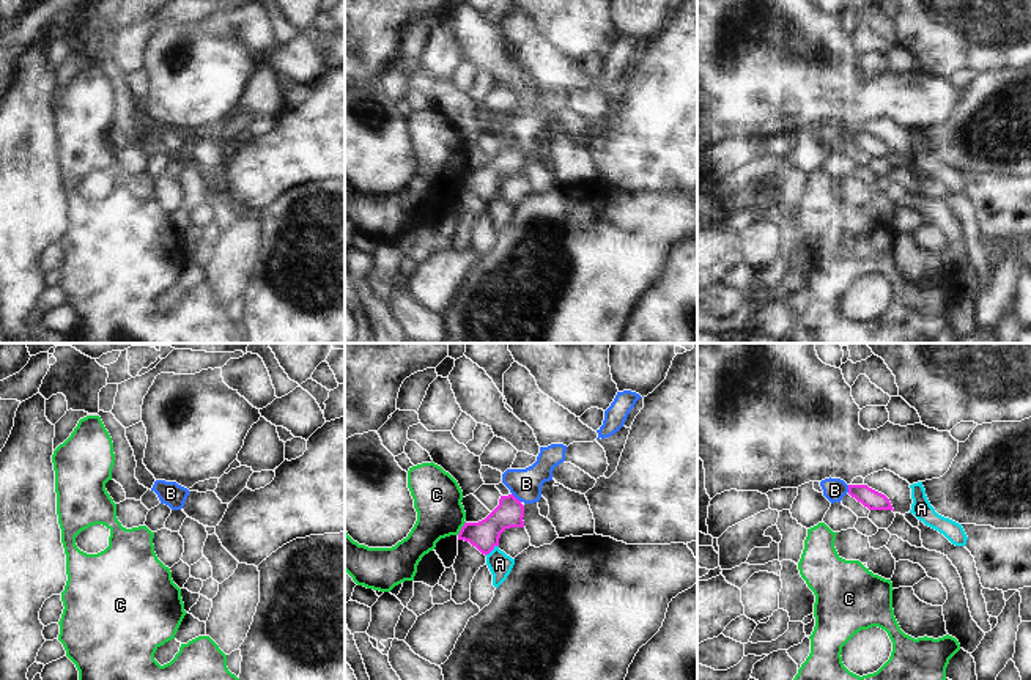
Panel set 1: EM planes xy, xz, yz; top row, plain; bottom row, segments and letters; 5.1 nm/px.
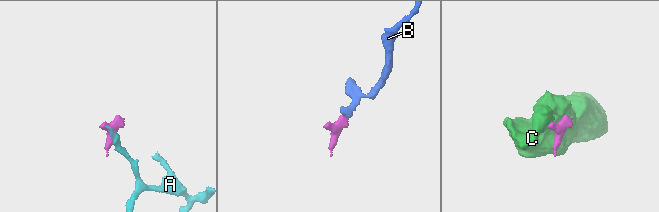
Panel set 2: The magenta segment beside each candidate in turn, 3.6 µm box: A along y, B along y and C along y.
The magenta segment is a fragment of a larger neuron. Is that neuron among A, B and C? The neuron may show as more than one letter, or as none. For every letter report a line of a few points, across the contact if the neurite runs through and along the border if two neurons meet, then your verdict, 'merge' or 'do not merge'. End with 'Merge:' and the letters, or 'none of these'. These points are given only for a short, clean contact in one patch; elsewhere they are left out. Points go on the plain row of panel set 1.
A: line xz (498, 192), (485, 202); do not merge
B: line xz (485, 181), (510, 156), (515, 145), (526, 131); merge
C: line xz (465, 169), (457, 181); do not merge
Merge: B

